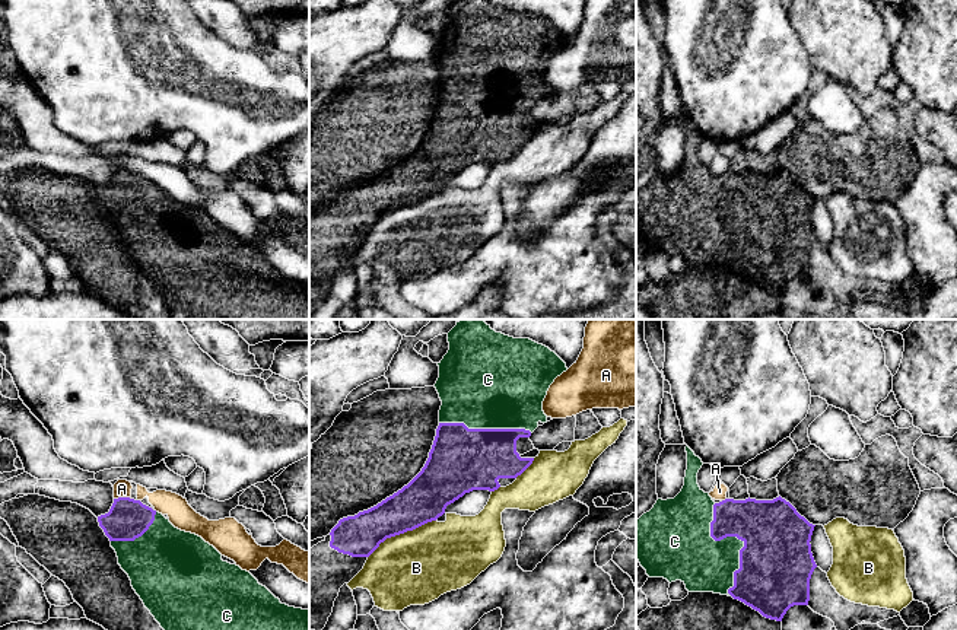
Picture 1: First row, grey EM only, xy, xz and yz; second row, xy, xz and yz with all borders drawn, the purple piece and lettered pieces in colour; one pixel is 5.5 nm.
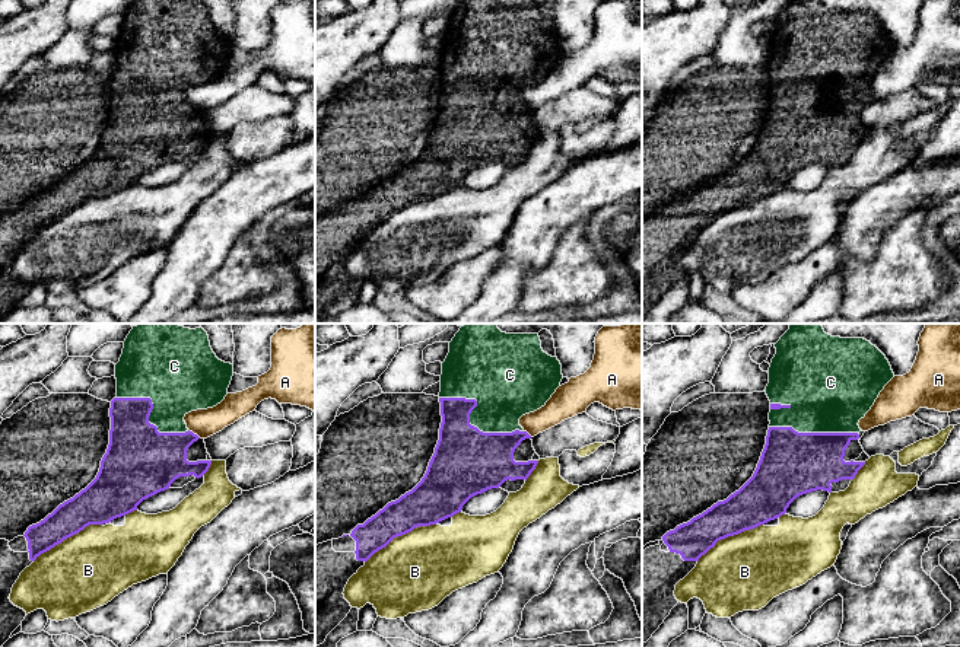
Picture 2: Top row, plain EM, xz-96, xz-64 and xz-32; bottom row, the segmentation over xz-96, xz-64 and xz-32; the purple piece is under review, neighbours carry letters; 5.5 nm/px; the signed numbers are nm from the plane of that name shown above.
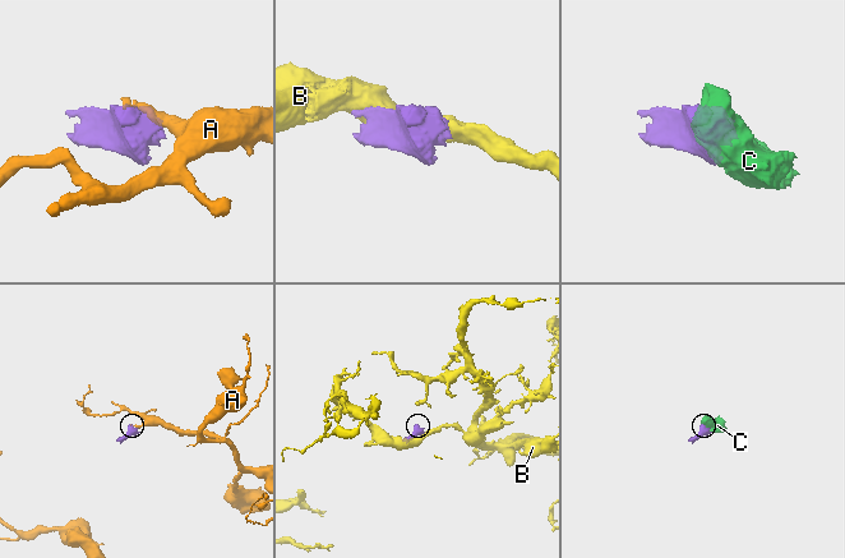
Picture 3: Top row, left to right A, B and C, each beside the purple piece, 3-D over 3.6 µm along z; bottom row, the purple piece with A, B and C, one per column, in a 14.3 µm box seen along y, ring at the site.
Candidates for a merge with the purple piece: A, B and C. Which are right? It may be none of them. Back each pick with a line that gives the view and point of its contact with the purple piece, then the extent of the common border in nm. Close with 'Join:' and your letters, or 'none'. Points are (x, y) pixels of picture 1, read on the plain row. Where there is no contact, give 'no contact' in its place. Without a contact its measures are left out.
C: meets purple in yz at (737, 210); contact 500 nm long
Join: C

